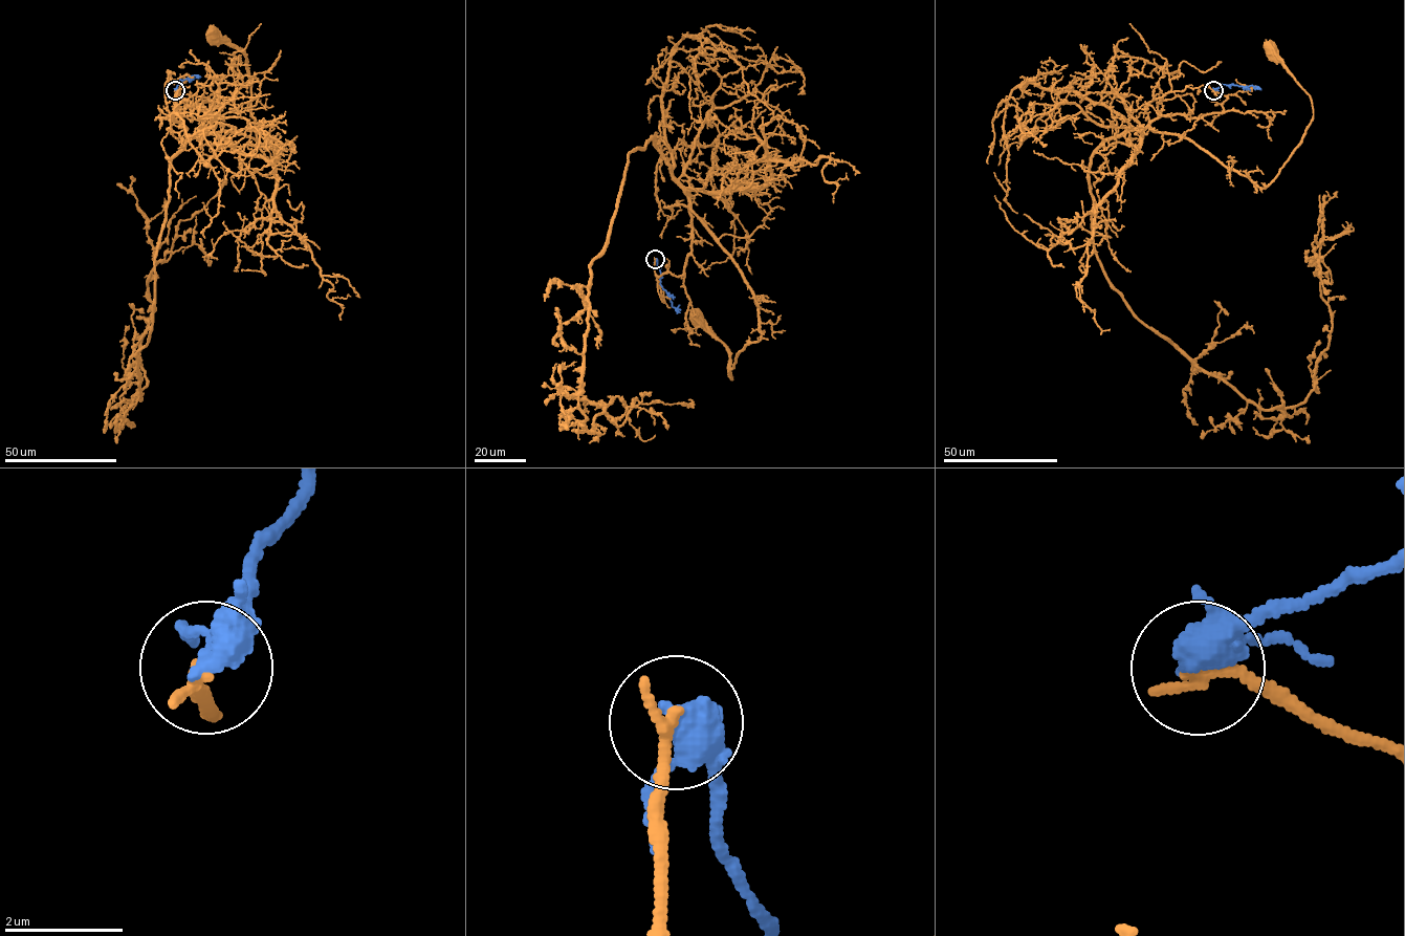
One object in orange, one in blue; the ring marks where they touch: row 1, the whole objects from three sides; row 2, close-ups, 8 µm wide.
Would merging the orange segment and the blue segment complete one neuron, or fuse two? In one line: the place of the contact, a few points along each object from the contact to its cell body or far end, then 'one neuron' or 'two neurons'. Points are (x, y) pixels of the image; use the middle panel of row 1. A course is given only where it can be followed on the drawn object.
(655, 259) | orange via (655, 259), (658, 277), (683, 274), (688, 197), (758, 306), (760, 339), (731, 379), (695, 316) | blue via (655, 259), (661, 274), (660, 283), (672, 305), (677, 308), (679, 304) | two neurons

